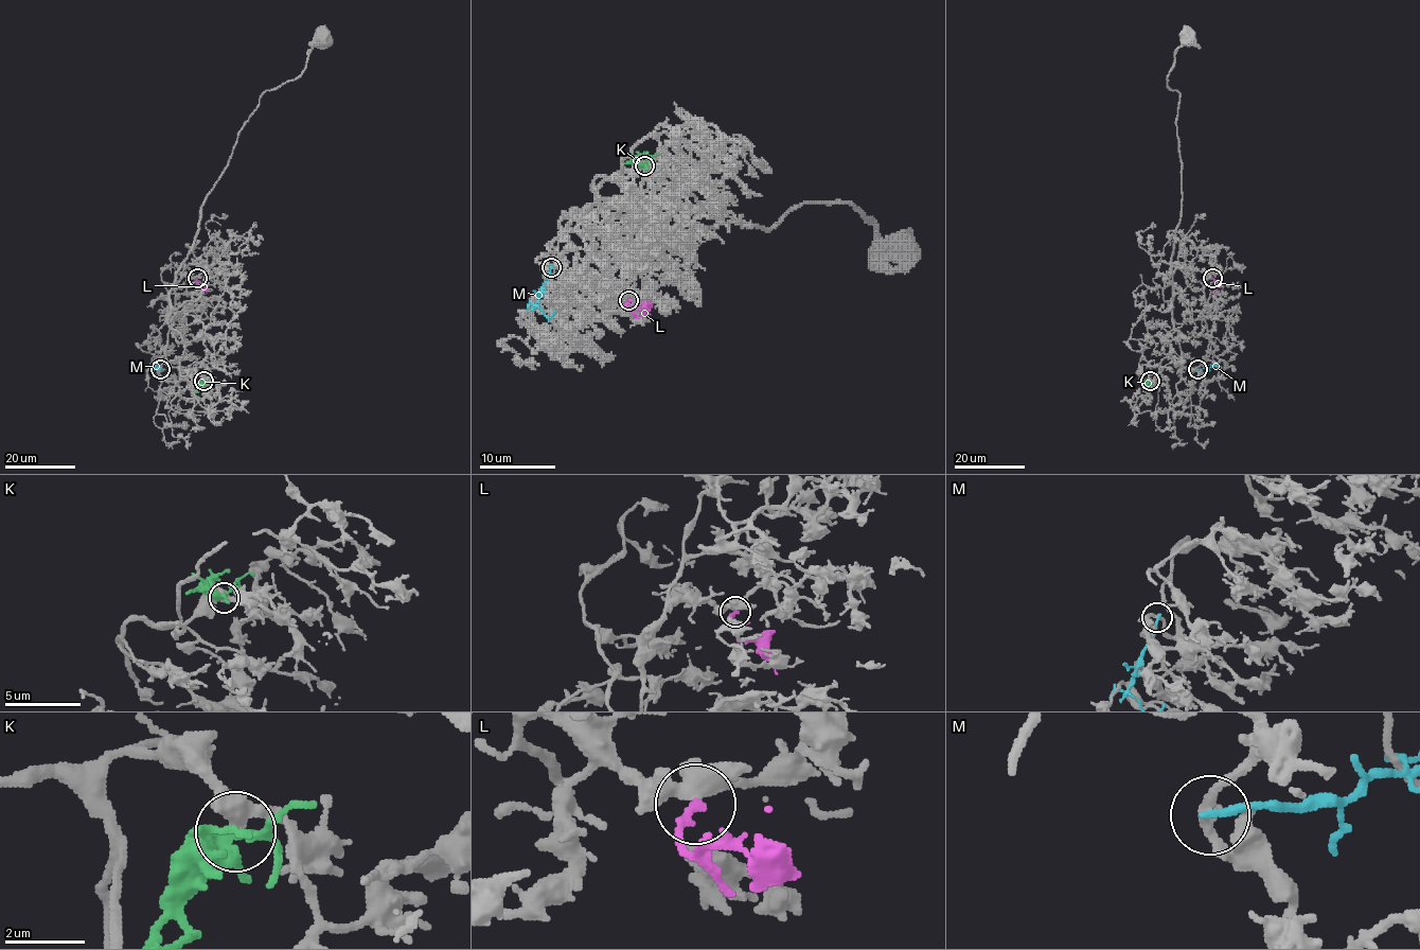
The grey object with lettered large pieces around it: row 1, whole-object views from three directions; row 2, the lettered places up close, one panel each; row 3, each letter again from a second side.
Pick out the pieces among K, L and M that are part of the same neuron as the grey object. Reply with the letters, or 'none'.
L

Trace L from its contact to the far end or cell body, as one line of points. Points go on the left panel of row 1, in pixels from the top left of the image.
L: (196, 278), (195, 281), (207, 293)

